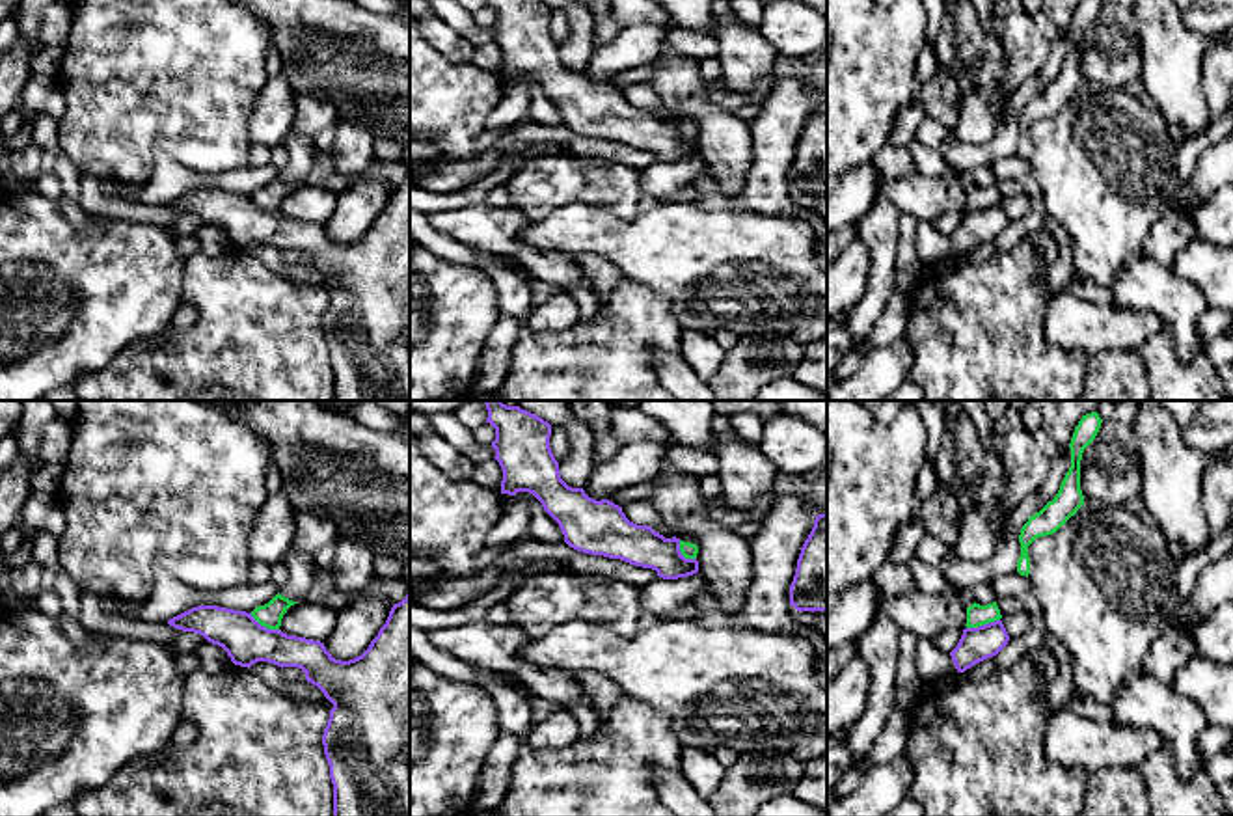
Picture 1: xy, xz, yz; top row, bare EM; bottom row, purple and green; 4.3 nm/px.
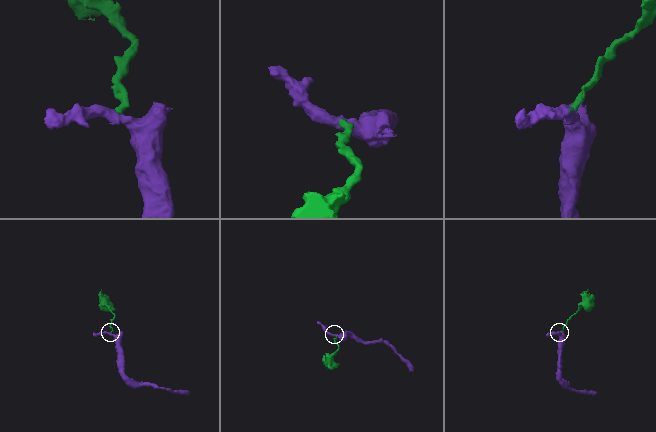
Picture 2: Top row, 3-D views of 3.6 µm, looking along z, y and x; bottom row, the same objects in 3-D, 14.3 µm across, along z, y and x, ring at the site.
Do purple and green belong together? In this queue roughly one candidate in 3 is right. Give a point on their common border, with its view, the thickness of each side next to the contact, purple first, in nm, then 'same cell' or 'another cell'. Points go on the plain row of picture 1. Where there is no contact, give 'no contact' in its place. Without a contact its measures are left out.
contact yz (984, 207); calibres 140 and 100 nm; another cell

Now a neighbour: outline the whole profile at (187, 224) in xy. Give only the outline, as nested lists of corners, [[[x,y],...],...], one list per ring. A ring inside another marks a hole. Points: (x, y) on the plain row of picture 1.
[[[181,214],[173,220],[168,229],[177,237],[183,238],[186,235],[196,235],[199,227],[209,225],[203,218],[194,214]]]

